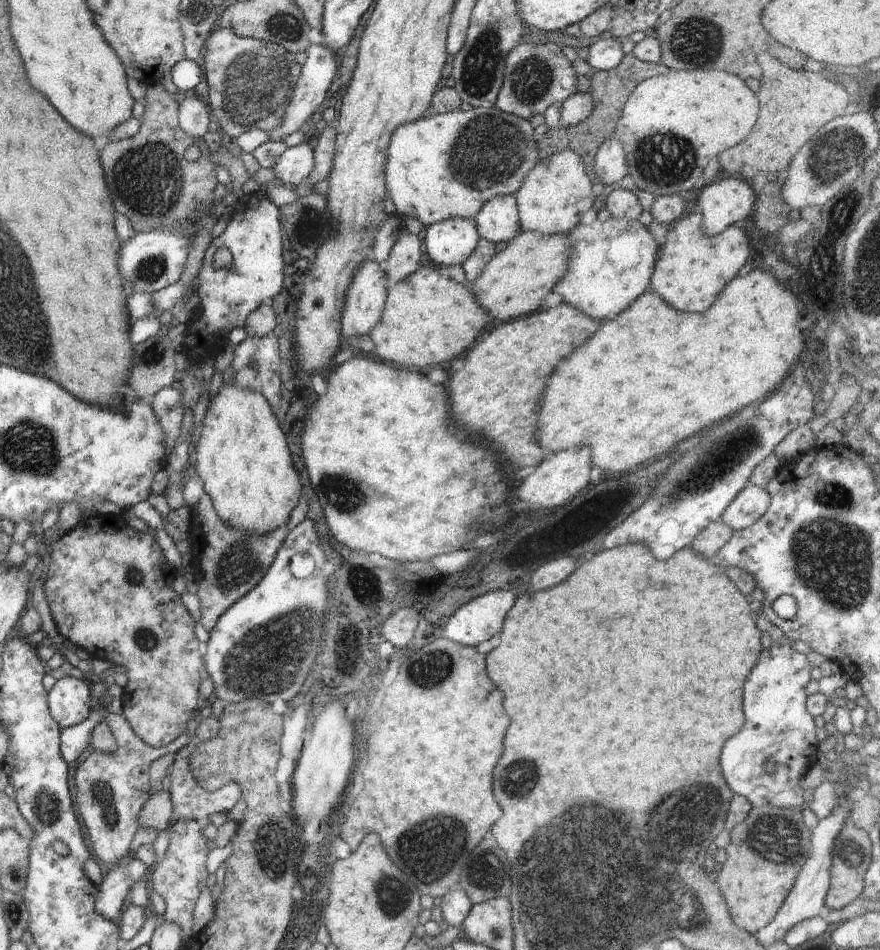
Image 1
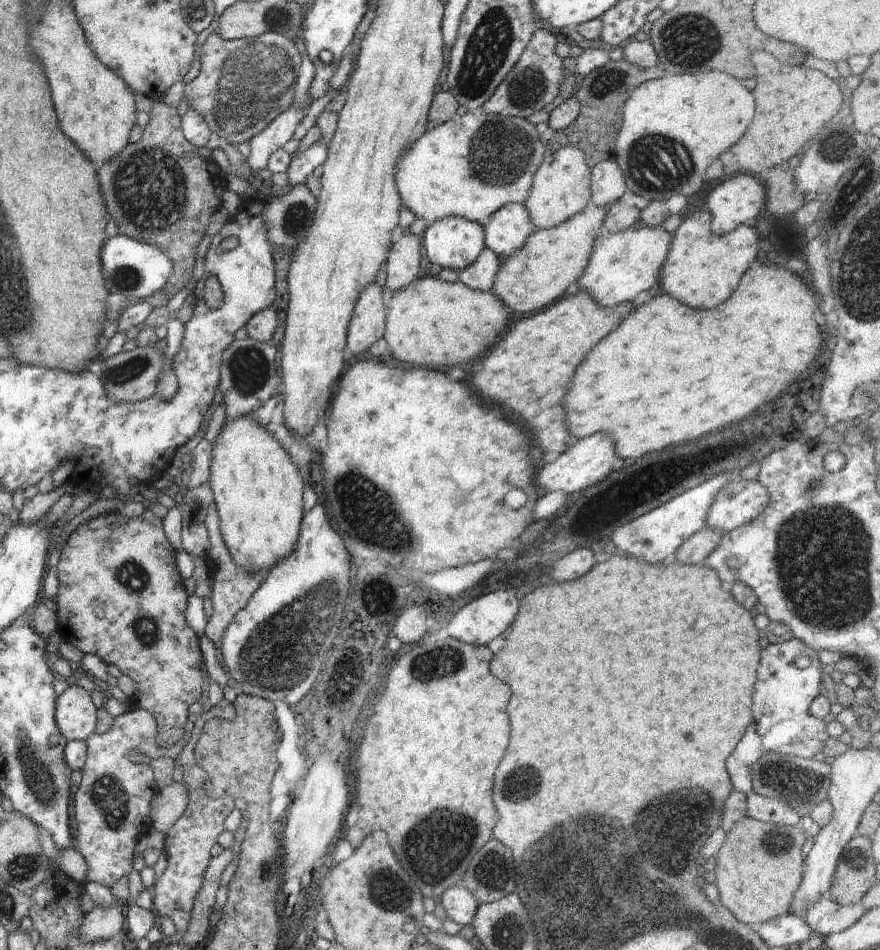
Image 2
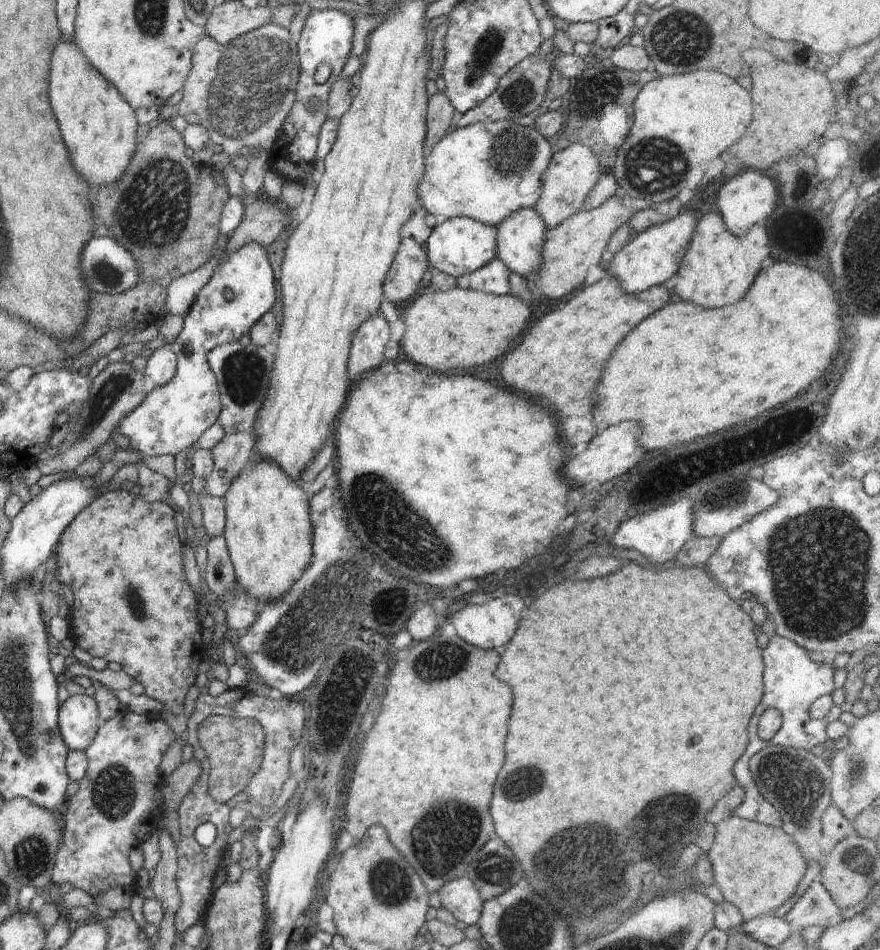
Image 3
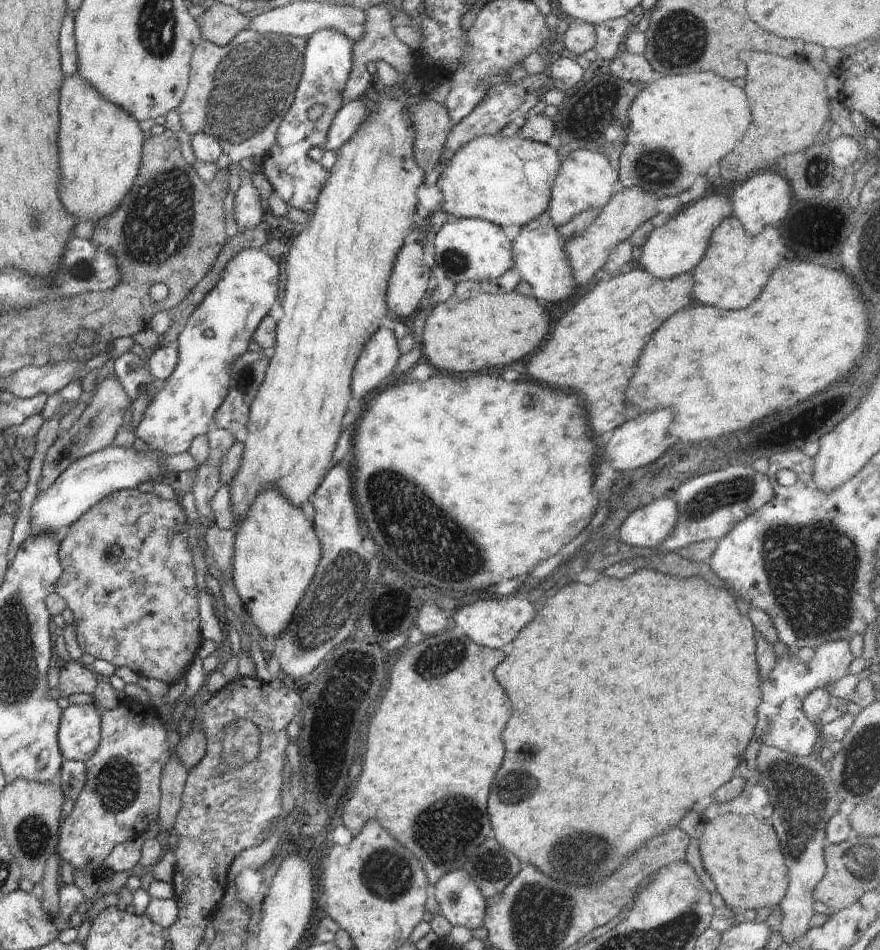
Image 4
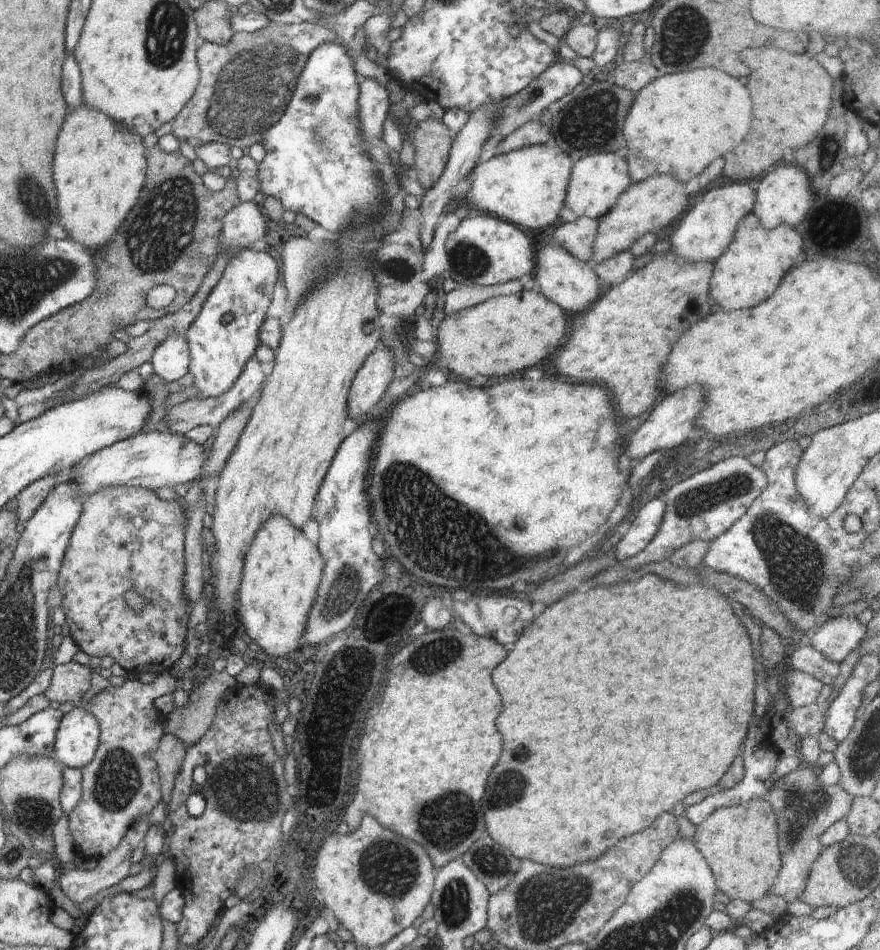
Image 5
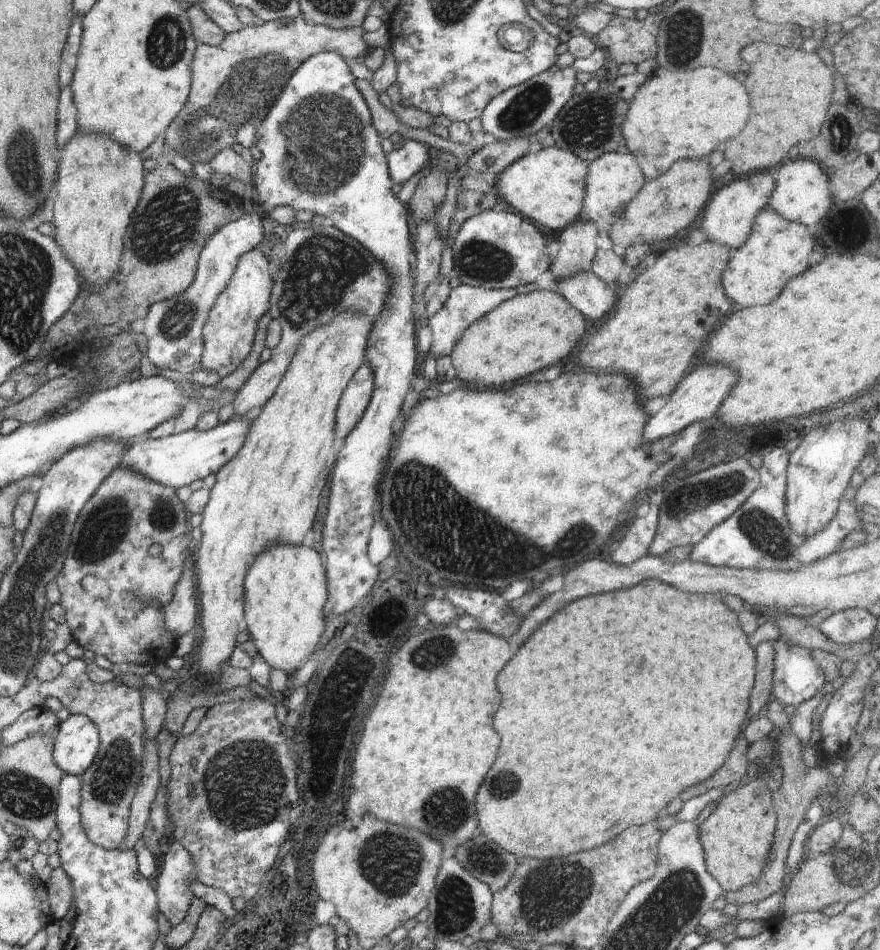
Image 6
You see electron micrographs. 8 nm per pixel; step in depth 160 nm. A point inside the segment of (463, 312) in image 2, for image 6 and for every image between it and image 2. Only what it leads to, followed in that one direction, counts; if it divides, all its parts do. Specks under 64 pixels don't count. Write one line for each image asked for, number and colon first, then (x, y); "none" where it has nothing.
3: (460, 328)
4: (460, 336)
5: (508, 333)
6: (531, 332)

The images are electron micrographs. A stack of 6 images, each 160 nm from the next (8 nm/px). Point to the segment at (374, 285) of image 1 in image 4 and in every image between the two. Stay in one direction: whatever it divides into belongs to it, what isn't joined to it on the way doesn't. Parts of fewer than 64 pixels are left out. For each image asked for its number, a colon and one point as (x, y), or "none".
2: (367, 325)
3: (367, 348)
4: (378, 359)

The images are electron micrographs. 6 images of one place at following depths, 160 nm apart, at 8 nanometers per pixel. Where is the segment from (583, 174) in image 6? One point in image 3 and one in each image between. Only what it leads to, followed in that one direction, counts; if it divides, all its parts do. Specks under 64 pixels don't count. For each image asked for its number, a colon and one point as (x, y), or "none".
3: (485, 171)
4: (507, 181)
5: (527, 187)

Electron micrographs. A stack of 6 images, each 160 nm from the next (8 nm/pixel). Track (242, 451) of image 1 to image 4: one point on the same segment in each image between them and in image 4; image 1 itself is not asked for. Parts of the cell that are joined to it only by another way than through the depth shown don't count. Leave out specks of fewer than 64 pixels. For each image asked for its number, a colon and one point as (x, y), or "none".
2: (258, 491)
3: (268, 532)
4: (276, 552)

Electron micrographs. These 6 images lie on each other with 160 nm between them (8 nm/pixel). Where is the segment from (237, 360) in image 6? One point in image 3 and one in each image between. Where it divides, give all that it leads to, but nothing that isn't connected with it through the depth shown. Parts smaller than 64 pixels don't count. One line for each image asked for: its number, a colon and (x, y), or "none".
3: (173, 417)
4: (220, 329)
5: (223, 337)

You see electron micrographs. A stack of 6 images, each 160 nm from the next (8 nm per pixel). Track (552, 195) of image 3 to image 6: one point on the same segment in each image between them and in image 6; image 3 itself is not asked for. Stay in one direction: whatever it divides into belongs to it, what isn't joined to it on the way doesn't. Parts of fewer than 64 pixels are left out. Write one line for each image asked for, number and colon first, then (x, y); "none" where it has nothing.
4: (586, 180)
5: (597, 181)
6: (613, 180)

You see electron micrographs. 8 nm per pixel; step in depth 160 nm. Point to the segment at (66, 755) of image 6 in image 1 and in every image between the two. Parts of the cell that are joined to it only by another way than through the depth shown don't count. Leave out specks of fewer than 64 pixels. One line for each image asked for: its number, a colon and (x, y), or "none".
1: (70, 701)
2: (76, 715)
3: (79, 720)
4: (79, 733)
5: (78, 736)

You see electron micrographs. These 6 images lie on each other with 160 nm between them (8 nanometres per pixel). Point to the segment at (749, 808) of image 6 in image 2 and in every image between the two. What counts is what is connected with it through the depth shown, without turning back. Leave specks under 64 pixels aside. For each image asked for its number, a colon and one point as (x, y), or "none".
2: (760, 866)
3: (757, 868)
4: (742, 853)
5: (740, 843)

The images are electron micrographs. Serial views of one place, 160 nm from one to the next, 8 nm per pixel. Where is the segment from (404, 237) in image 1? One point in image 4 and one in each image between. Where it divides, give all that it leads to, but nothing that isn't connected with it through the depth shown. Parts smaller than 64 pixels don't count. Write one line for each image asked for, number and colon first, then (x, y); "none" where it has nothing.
2: (403, 263)
3: (409, 272)
4: (409, 280)

